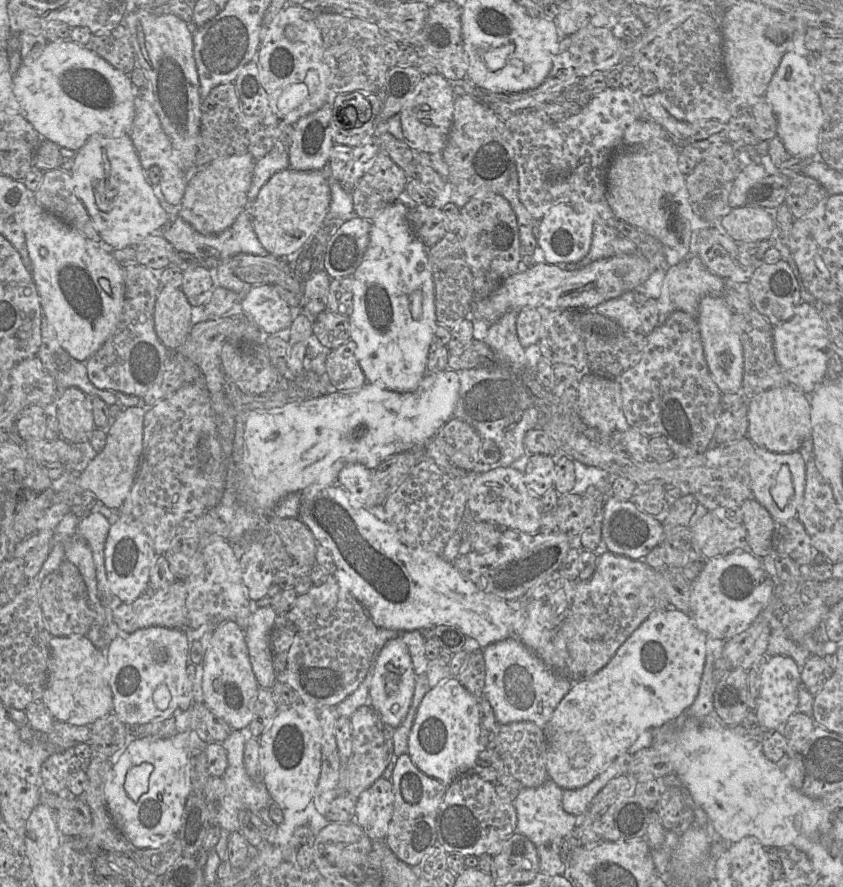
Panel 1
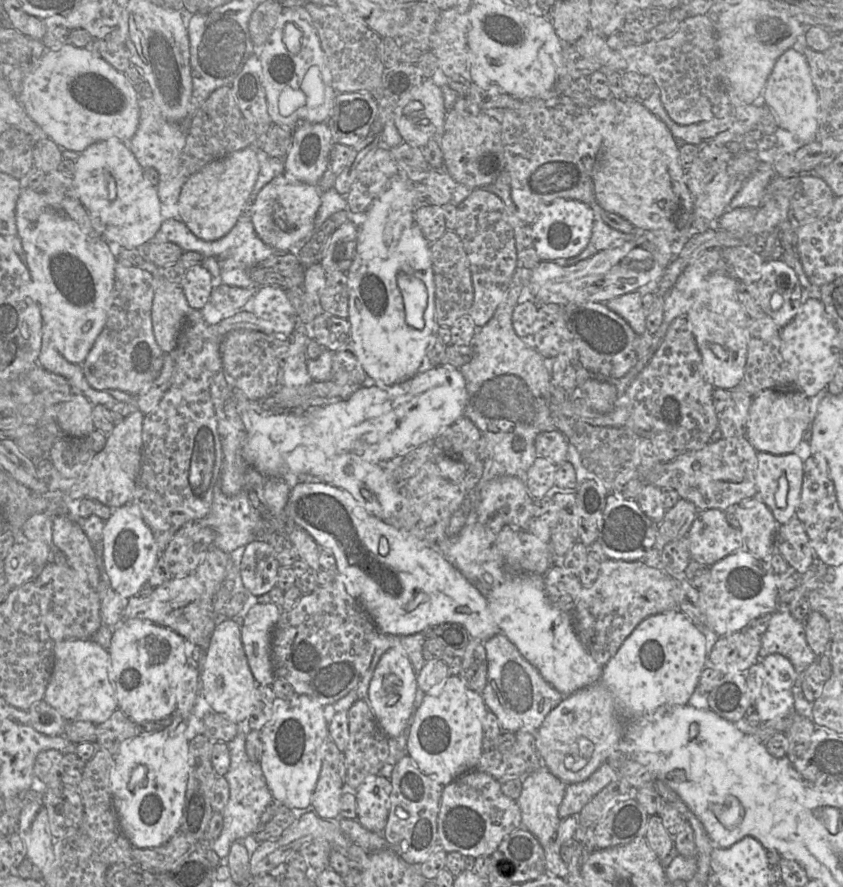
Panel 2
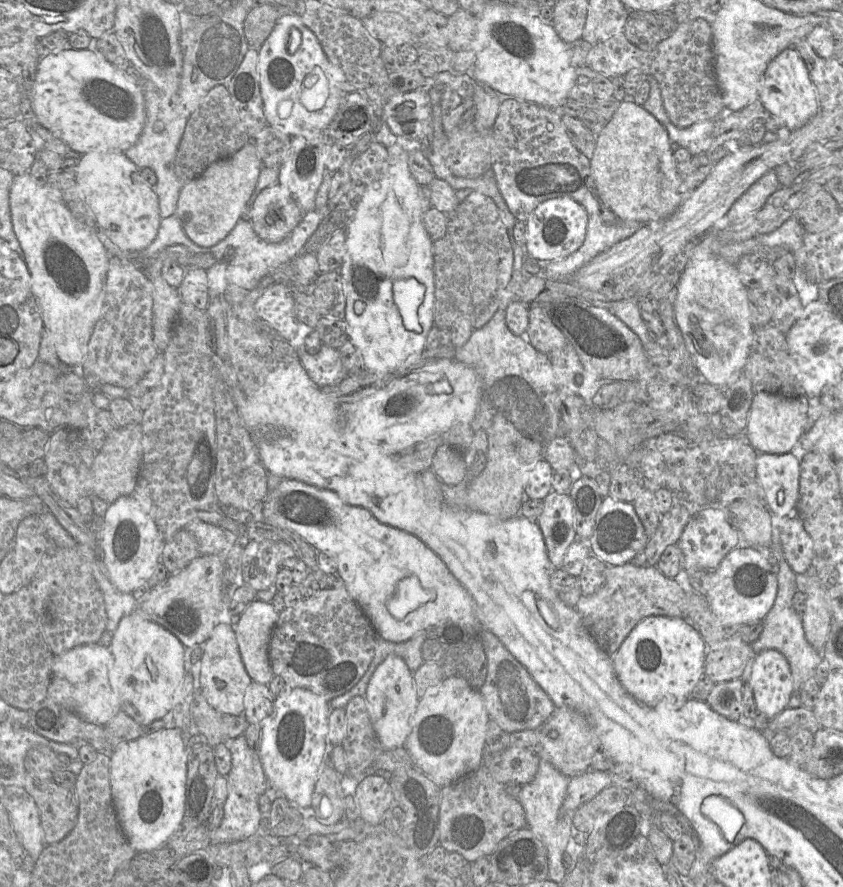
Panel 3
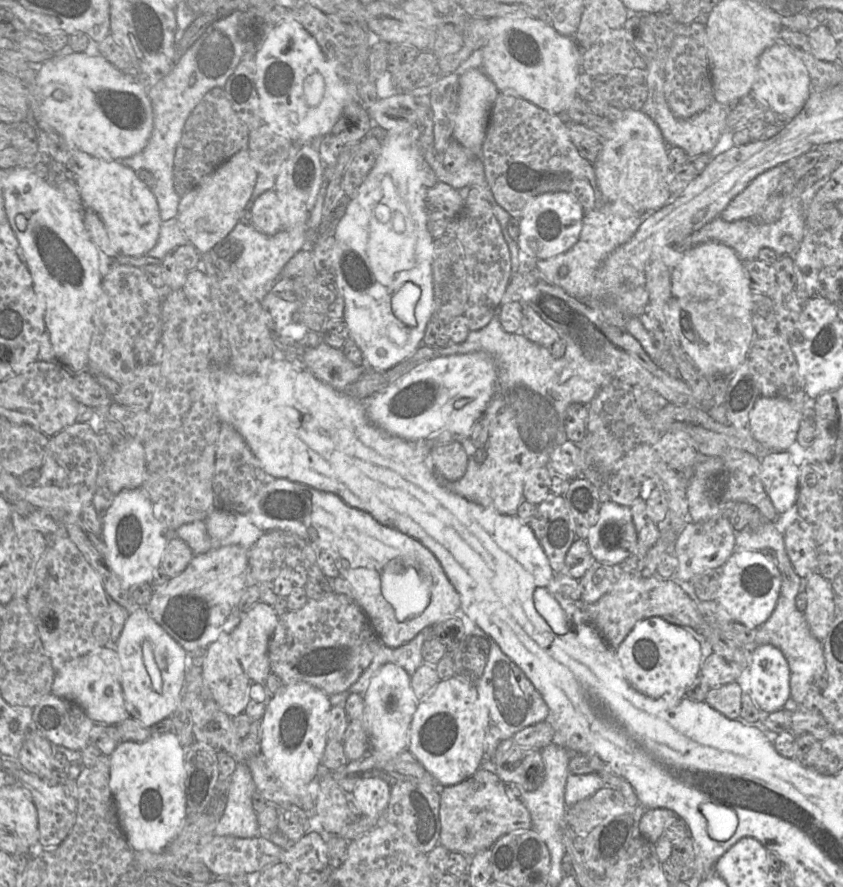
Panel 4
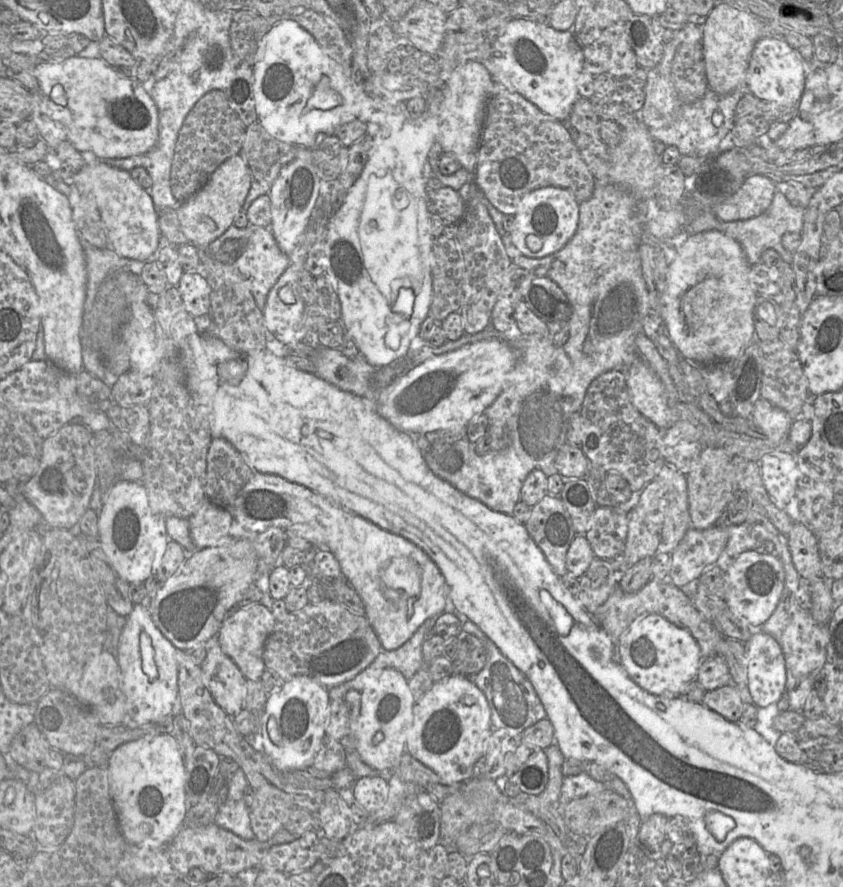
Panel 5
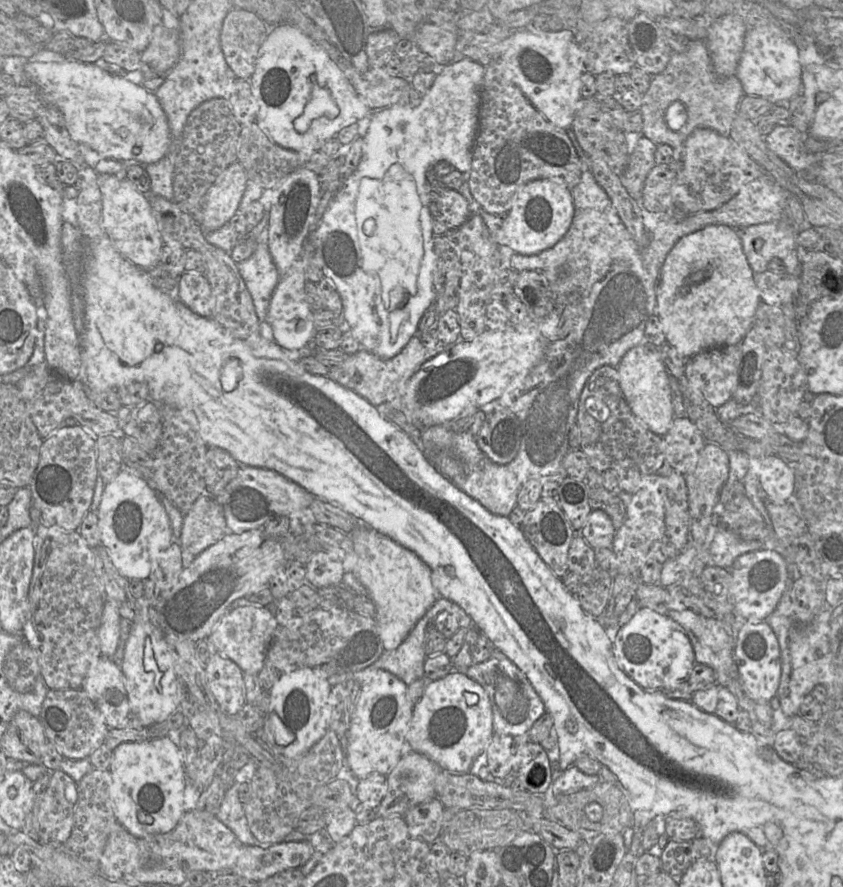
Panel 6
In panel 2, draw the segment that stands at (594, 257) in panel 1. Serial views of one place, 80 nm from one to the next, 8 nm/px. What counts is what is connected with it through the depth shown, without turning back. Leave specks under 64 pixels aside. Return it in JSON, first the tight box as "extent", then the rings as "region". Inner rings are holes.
{"extent":[552,213,640,267],"region":[[[599,213],[594,214],[594,222],[592,235],[586,248],[573,258],[562,258],[552,260],[559,266],[566,267],[577,264],[583,260],[590,258],[600,251],[611,248],[617,244],[622,244],[627,241],[636,239],[640,232],[635,230],[633,233],[623,233],[608,226],[599,216]]]}

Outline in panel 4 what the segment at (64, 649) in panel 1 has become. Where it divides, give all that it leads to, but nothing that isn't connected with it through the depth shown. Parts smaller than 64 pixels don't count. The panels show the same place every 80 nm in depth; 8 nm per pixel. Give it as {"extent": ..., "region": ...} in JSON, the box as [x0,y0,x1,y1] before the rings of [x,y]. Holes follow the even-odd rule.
{"extent":[51,647,128,725],"region":[[[107,647],[72,659],[56,671],[51,693],[80,706],[95,724],[117,725],[128,717],[120,685],[118,656],[115,650]]]}

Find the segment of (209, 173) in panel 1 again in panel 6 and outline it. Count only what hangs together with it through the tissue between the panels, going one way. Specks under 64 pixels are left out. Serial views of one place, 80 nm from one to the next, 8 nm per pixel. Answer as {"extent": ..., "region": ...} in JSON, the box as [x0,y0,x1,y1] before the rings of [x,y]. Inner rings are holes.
{"extent":[198,161,247,232],"region":[[[238,161],[218,176],[201,208],[201,221],[198,223],[204,232],[218,230],[229,223],[238,211],[247,181],[247,174]]]}

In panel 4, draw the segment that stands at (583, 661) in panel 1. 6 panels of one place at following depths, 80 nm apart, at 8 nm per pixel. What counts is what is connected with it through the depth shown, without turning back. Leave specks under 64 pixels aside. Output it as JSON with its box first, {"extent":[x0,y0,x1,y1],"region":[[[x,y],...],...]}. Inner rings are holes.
{"extent":[583,570,703,650],"region":[[[618,570],[617,581],[611,590],[597,602],[583,606],[590,622],[608,645],[615,650],[634,625],[644,618],[658,616],[681,627],[689,626],[697,632],[702,632],[703,627],[702,614],[680,585],[671,579],[662,579],[656,574],[649,578],[642,578],[635,572]]]}

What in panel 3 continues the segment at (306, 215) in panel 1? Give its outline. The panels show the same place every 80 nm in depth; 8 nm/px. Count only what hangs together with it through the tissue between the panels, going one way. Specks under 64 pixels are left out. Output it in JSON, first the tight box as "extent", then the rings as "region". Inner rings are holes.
{"extent":[251,183,303,243],"region":[[[277,183],[265,188],[256,197],[251,224],[261,239],[278,243],[292,233],[303,214],[291,193]]]}

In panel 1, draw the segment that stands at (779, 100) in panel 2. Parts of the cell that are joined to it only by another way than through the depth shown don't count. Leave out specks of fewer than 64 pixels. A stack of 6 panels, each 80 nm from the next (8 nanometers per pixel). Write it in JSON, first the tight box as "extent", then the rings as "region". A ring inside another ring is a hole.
{"extent":[764,52,823,158],"region":[[[786,52],[773,74],[764,98],[771,104],[777,120],[777,136],[791,156],[817,158],[819,134],[823,125],[823,112],[820,99],[814,88],[814,76],[808,56],[800,56],[795,52]]]}

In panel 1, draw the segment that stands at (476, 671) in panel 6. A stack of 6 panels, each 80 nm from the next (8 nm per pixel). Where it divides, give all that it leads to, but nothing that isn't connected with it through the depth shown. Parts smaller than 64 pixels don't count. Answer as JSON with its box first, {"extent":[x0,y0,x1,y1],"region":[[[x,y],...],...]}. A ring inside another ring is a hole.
{"extent":[483,636,573,727],"region":[[[516,636],[490,644],[483,652],[486,666],[483,697],[490,703],[497,724],[530,721],[545,727],[573,685],[569,675],[549,667]]]}

